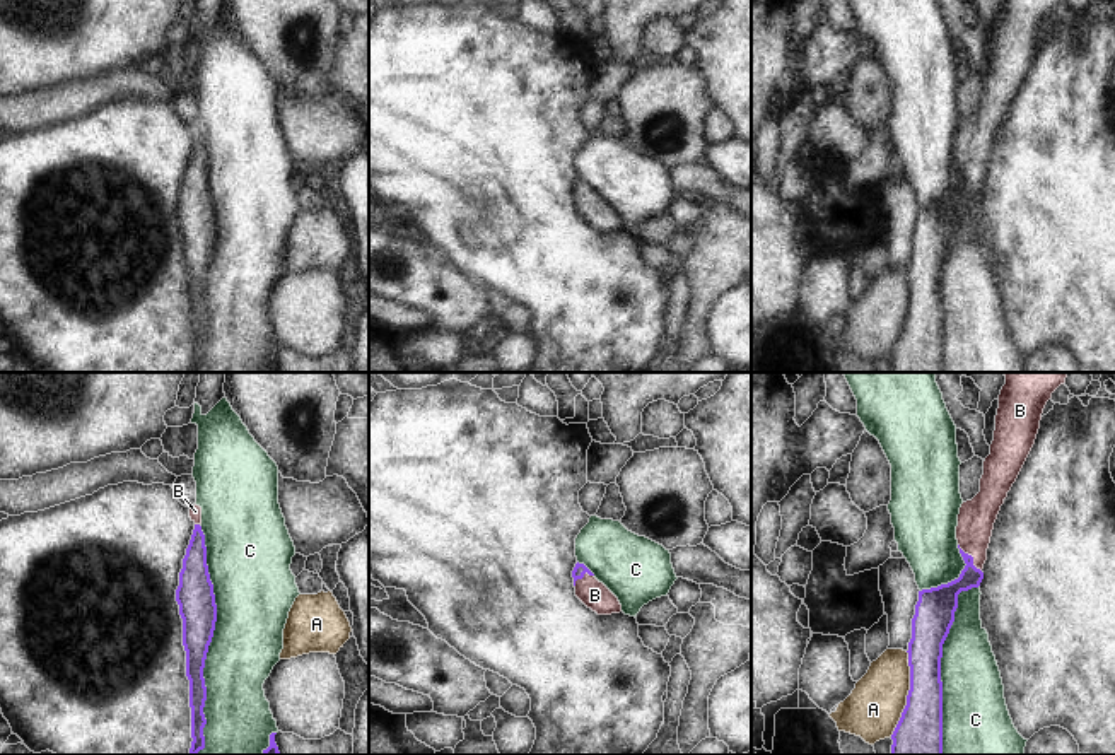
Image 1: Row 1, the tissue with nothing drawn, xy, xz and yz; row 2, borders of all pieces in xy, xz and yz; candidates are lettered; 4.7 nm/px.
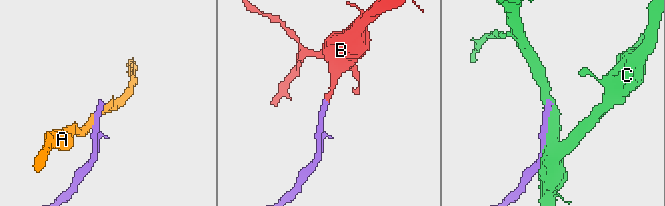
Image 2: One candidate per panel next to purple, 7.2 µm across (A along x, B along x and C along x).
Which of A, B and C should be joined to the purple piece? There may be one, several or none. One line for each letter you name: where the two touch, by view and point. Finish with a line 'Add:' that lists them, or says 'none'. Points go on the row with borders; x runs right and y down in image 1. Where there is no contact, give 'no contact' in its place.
B: yz (972, 557)
Add: B

